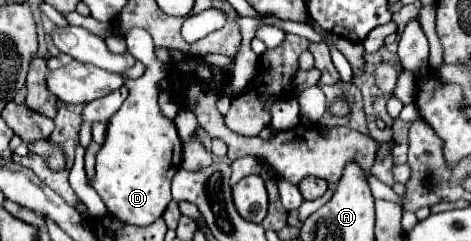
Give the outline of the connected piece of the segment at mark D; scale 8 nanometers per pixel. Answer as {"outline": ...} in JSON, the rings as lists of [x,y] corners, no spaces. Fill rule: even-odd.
{"outline":[[[130,29],[130,33],[126,35],[126,45],[128,45],[128,53],[136,55],[136,59],[140,63],[144,63],[144,75],[140,79],[126,79],[124,81],[124,85],[130,89],[130,95],[106,125],[106,139],[102,143],[102,149],[96,155],[96,167],[94,167],[96,175],[92,181],[88,181],[88,185],[104,201],[108,215],[118,219],[120,223],[124,223],[124,225],[150,225],[158,217],[162,217],[168,203],[172,201],[170,181],[172,181],[174,173],[180,169],[182,141],[178,137],[174,121],[164,117],[160,107],[158,107],[158,81],[166,79],[170,75],[170,65],[162,63],[154,55],[154,45],[150,41],[150,35],[144,29]]]}

